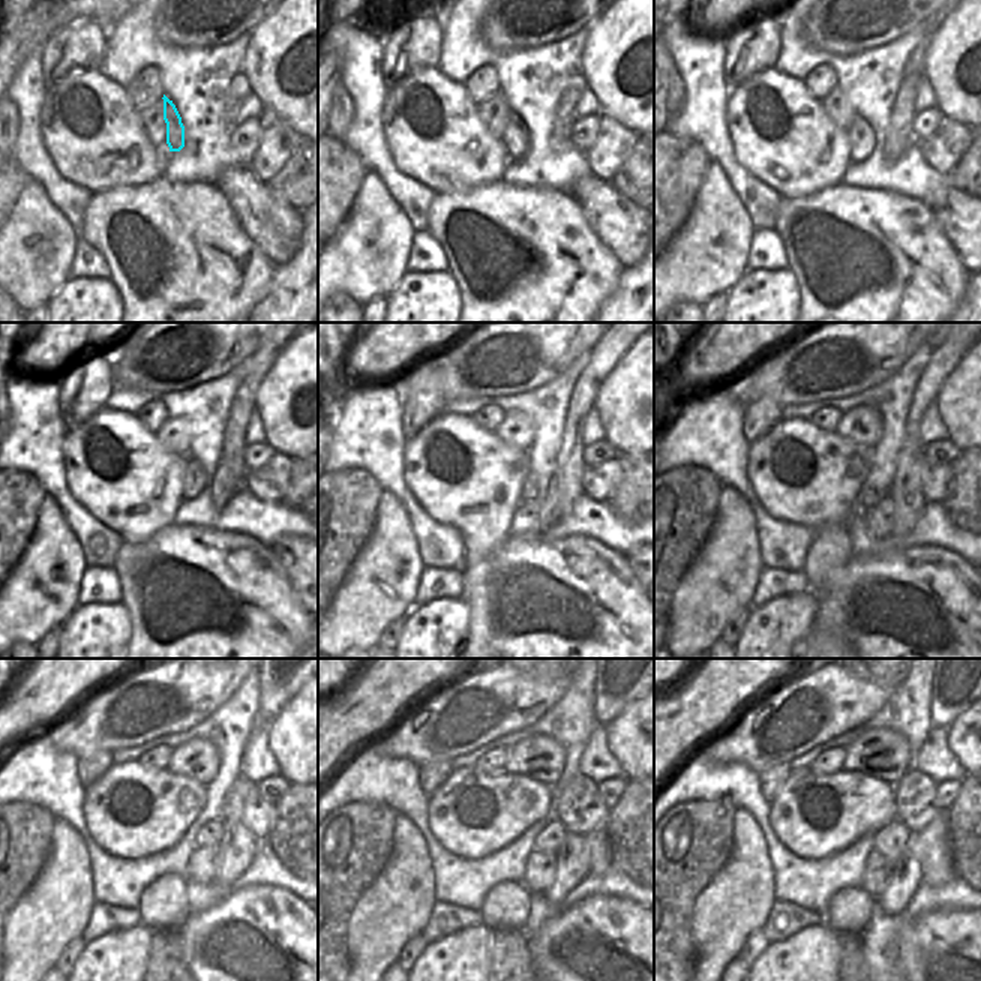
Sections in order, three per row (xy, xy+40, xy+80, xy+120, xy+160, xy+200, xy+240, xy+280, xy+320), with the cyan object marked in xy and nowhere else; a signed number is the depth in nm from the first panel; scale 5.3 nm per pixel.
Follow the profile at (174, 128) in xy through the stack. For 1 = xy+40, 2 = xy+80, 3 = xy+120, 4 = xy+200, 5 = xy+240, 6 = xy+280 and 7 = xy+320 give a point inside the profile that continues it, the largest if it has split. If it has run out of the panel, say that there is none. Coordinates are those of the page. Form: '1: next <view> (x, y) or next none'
1: next xy+40 (516, 138)
2: next xy+80 (860, 134)
3: next xy+120 (194, 483)
4: next xy+200 (867, 498)
5: next xy+240 (210, 834)
6: next xy+280 (551, 837)
7: next xy+320 (891, 840)

